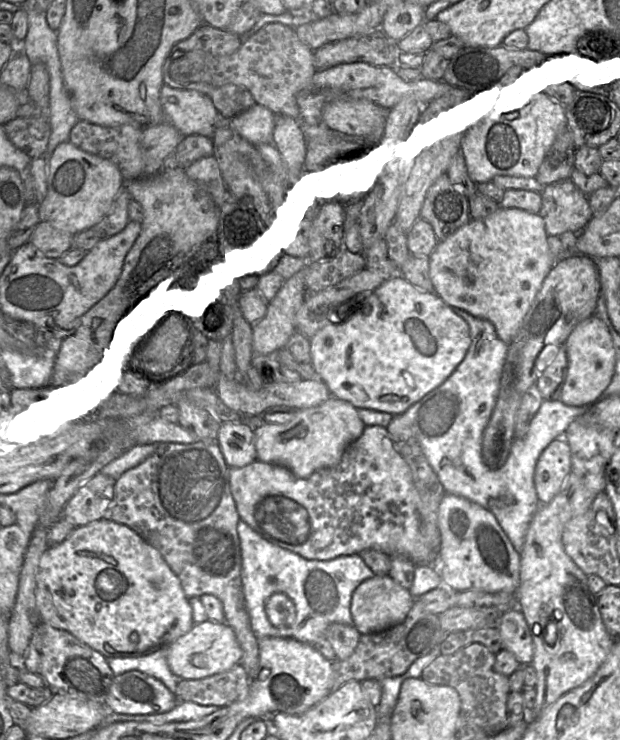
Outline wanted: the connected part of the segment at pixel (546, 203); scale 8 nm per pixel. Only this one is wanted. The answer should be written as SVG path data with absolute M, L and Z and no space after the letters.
M571 179L561 180L544 185L541 192L542 207L539 214L545 222L548 236L560 237L564 232L581 232L592 218L592 210L586 196Z

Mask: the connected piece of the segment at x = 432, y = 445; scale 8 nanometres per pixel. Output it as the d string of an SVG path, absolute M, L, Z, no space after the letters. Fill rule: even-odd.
M451 308L466 320L469 327L470 343L465 357L444 383L410 406L402 416L405 416L405 419L408 418L408 425L444 491L475 502L491 512L511 541L514 549L520 554L529 525L541 505L534 485L536 463L547 446L555 439L563 438L568 426L582 416L589 406L573 407L565 405L559 400L543 400L529 424L527 434L523 438L514 439L505 464L498 470L488 469L482 461L482 437L497 400L508 345L499 339L495 327L490 321L476 317L464 309Z

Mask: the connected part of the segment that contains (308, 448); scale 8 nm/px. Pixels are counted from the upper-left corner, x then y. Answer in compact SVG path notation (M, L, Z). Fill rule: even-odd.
M331 396L320 405L297 410L294 417L285 423L264 423L255 430L256 459L284 466L298 478L307 478L314 472L340 463L347 447L357 440L365 428L357 409L347 401Z

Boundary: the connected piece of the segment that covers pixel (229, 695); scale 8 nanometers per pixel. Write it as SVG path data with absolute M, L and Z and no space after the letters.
M241 664L202 679L180 680L175 695L179 701L224 707L244 700L250 680Z

